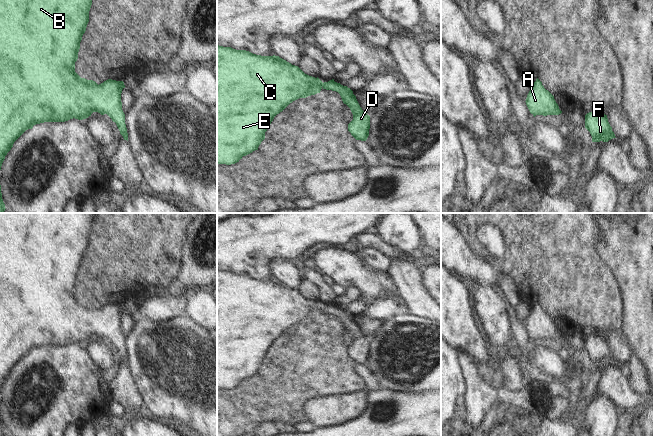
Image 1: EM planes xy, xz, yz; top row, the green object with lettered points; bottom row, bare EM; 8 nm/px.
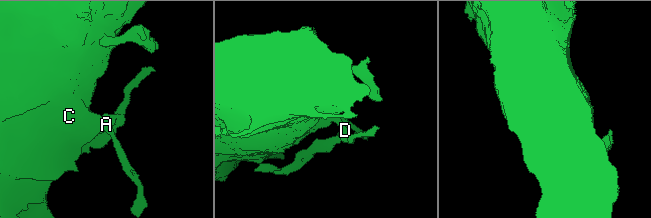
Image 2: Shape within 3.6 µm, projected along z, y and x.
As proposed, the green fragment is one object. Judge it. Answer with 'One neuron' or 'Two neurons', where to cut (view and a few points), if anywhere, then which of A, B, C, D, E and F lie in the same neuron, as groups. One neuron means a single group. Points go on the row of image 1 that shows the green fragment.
One neuron. No split. Groups: A B C D E F

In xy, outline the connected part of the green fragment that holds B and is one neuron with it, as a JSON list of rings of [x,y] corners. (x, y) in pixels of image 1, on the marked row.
[[[0,0],[0,170],[5,156],[13,147],[14,142],[26,130],[44,122],[65,122],[73,118],[83,120],[91,116],[93,112],[98,112],[101,115],[107,114],[116,123],[124,140],[128,141],[125,114],[121,102],[121,93],[125,88],[124,82],[108,79],[98,85],[93,80],[81,78],[75,72],[75,62],[78,59],[82,36],[89,22],[91,5],[92,0]]]

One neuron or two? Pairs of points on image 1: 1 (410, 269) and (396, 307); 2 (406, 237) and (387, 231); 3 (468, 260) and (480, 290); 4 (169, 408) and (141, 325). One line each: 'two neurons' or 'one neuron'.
1: two neurons
2: one neuron
3: two neurons
4: one neuron

